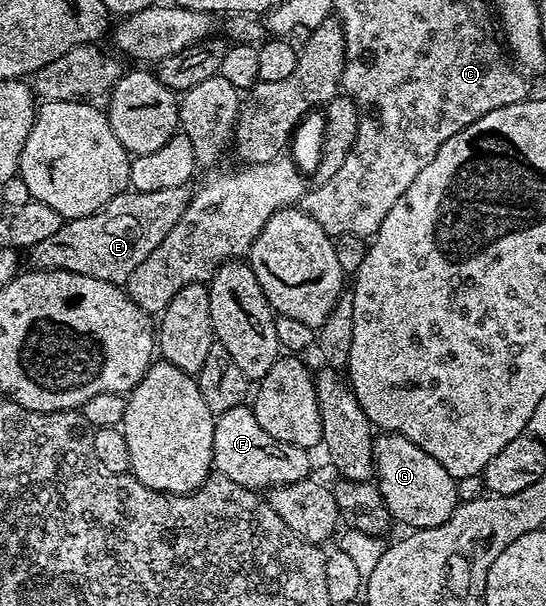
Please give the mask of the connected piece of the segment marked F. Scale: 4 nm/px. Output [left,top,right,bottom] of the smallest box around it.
[211,404,312,491]

